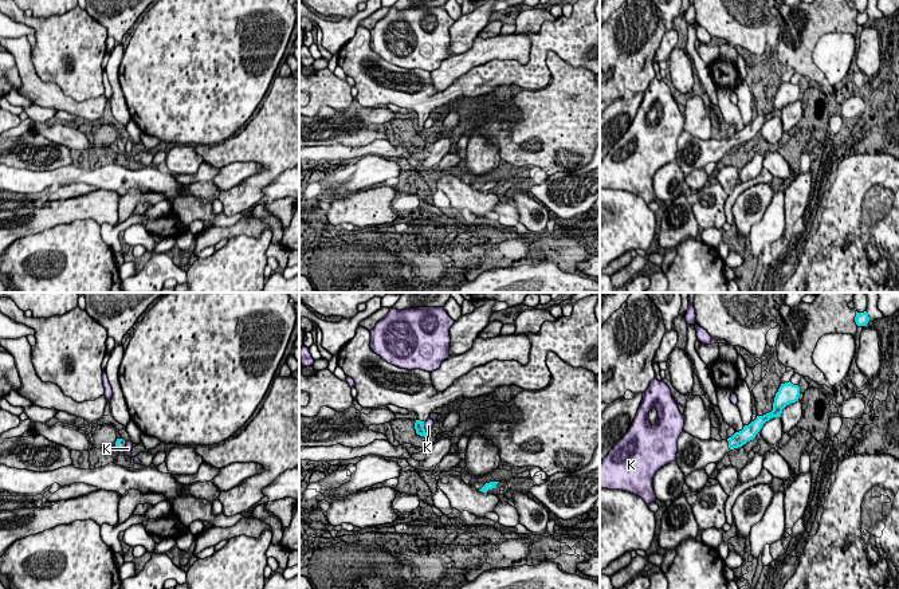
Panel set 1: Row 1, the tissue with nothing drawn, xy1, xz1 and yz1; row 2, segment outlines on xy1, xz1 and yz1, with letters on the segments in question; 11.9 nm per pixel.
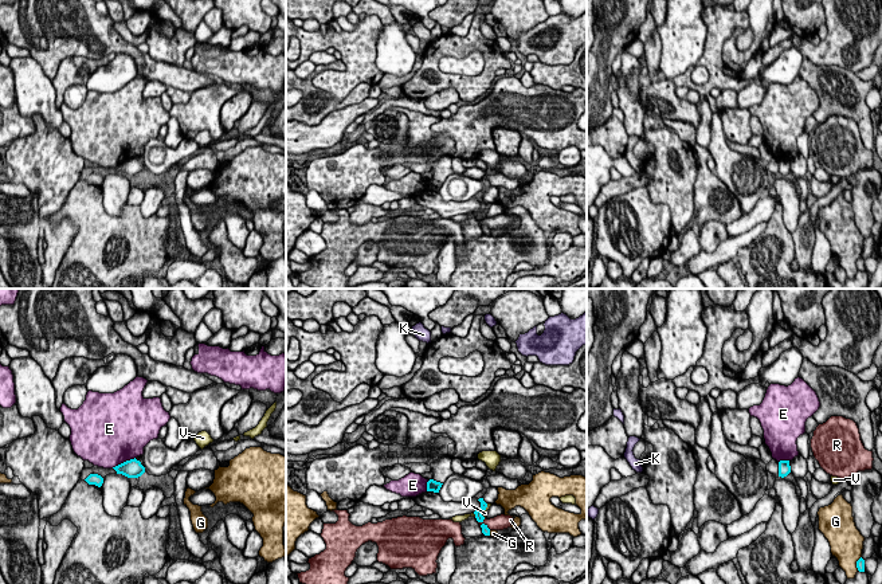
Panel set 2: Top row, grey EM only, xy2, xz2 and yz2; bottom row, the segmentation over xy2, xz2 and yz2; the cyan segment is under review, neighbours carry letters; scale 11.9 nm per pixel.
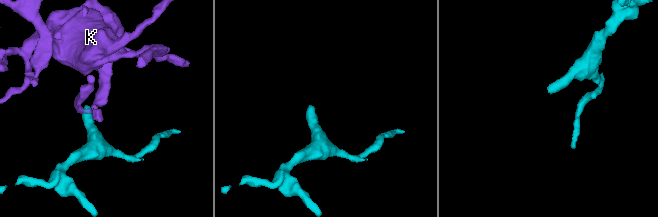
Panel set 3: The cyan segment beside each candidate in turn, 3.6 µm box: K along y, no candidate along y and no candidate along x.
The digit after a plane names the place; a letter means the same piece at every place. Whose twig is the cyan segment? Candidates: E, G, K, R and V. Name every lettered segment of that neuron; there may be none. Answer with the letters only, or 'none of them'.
none of them

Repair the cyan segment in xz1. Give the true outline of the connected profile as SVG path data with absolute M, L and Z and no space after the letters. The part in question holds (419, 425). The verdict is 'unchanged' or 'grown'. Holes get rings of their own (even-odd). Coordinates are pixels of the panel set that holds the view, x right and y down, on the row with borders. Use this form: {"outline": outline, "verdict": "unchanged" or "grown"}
{"outline": "M592 294L573 303L570 317L543 322L537 334L526 333L531 343L526 365L494 360L474 368L443 392L432 386L431 372L400 369L377 356L370 349L370 331L361 326L337 354L338 366L354 380L357 403L362 408L392 404L415 412L416 433L425 437L424 423L429 415L460 397L470 400L507 385L533 392L546 388L551 381L546 365L549 352L573 368L600 374L600 322L594 314L598 301L600 295Z", "verdict": "grown"}

